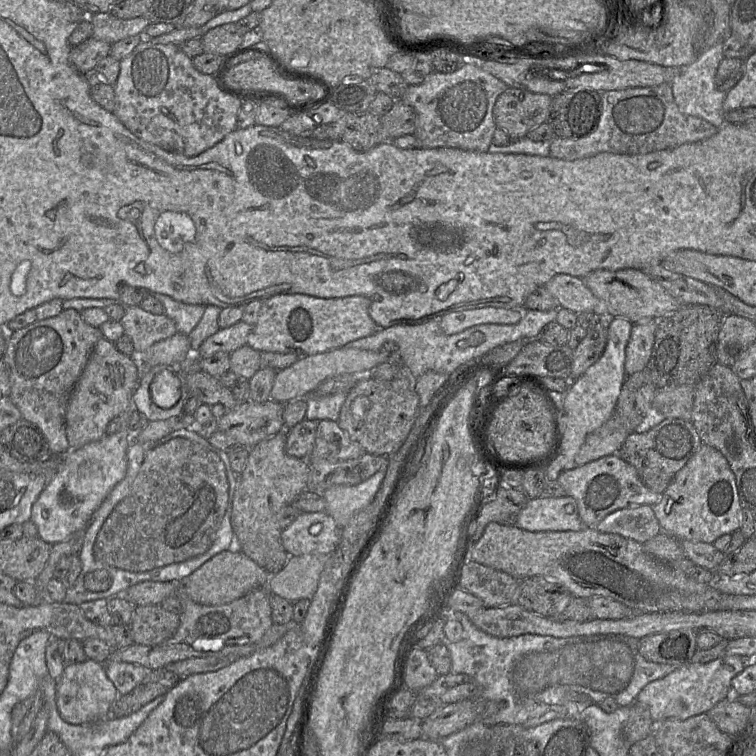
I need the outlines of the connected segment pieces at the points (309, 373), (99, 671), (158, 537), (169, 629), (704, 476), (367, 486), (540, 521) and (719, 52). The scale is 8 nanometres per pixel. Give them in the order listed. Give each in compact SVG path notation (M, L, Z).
M343 346L327 352L300 356L292 365L278 370L271 390L271 399L280 403L305 398L325 379L346 373L371 371L382 363L388 363L388 351L383 347L379 351L362 350Z
M89 658L82 663L67 664L62 676L56 684L56 700L58 709L63 719L71 724L90 724L104 720L110 716L110 710L118 697L118 690L113 682L108 678L104 664Z
M175 437L146 452L130 492L114 508L94 545L96 559L111 567L147 571L182 562L205 553L212 545L229 501L226 467L212 445L210 448Z
M160 604L137 606L130 622L134 643L142 645L156 645L171 638L179 624L179 614L166 610Z
M702 444L699 450L681 468L661 500L651 506L662 532L677 540L712 544L724 534L740 530L741 510L735 475L724 455L716 448Z
M382 467L370 478L357 485L336 485L323 493L326 512L340 528L344 528L355 513L373 501L385 474L386 467Z
M569 495L529 499L515 526L530 531L580 531L585 528L575 499Z
M717 42L710 49L700 54L699 57L686 67L680 68L680 72L671 82L675 103L679 110L686 115L702 118L717 128L725 124L725 112L723 103L727 92L716 87L715 76L722 59L724 42Z

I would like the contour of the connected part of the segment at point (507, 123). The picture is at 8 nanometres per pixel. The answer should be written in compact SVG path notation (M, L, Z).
M508 87L496 100L493 117L497 127L505 130L512 140L518 140L547 122L551 103L550 95Z

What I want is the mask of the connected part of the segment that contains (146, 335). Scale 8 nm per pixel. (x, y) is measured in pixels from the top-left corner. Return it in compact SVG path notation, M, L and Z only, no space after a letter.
M140 306L127 307L120 322L124 334L133 342L136 355L143 354L153 344L177 333L175 323L165 314L152 314Z

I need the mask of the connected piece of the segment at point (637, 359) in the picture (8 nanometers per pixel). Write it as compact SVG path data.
M658 320L635 323L625 353L625 373L627 376L640 372L647 366L654 346Z

